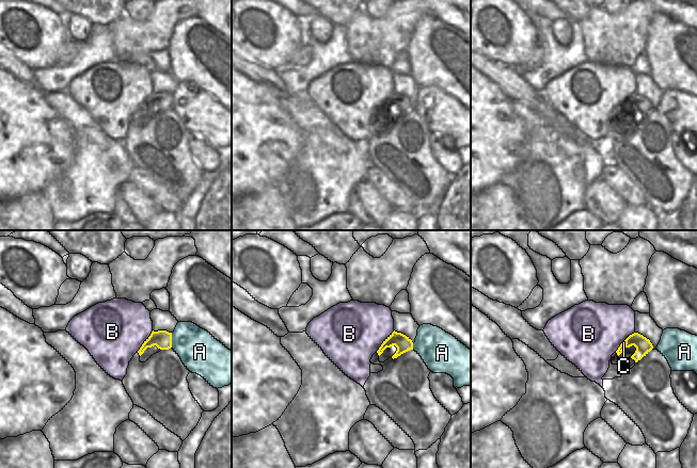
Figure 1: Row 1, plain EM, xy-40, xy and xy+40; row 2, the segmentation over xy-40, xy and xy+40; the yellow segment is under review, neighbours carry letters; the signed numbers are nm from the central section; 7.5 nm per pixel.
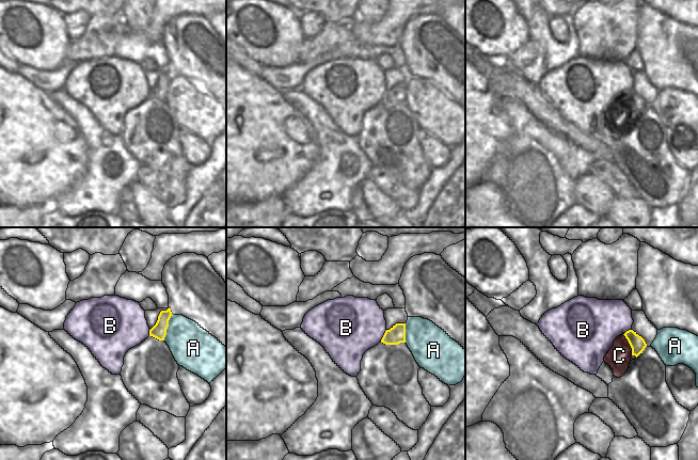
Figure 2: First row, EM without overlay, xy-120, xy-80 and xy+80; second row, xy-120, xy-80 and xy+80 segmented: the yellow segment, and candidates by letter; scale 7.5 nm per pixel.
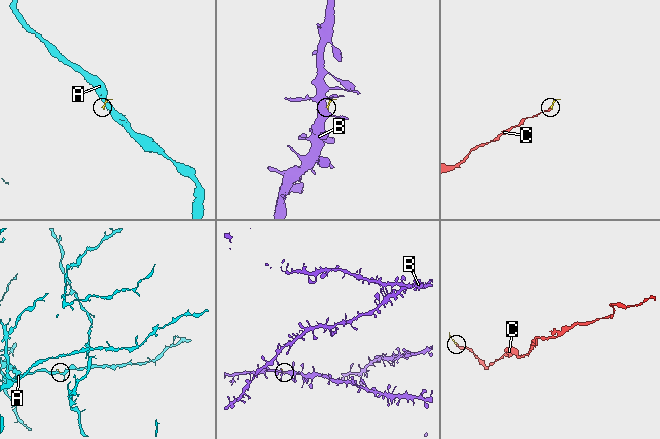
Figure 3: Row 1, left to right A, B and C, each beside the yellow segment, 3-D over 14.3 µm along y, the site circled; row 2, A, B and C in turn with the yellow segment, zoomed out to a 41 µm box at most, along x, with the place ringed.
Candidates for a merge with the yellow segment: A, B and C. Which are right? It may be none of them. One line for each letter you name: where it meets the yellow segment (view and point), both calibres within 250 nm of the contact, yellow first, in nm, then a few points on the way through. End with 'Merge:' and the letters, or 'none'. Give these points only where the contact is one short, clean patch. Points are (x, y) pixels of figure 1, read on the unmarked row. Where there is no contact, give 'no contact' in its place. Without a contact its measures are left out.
C: contact xy+40 (624, 105); calibres 120 and 20 nm; way xy+40 (643, 107), (639, 103), (624, 105), (623, 103)
Merge: C

